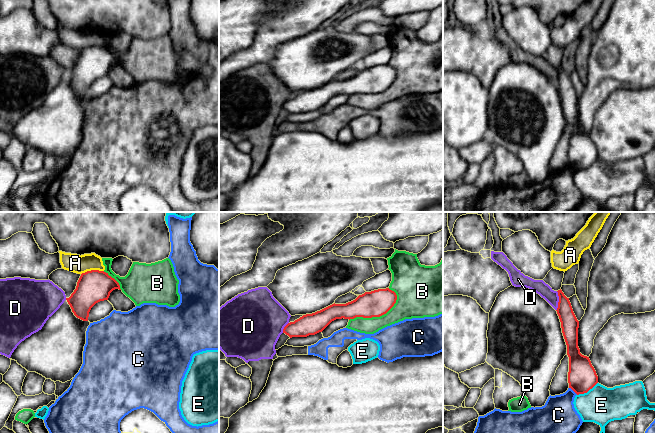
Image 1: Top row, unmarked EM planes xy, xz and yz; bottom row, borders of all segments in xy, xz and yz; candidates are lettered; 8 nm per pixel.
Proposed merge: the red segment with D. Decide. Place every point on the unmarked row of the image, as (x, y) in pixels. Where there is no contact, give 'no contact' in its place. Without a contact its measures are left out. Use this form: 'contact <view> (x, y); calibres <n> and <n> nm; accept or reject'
contact yz (559, 77); calibres 140 and 110 nm; reject

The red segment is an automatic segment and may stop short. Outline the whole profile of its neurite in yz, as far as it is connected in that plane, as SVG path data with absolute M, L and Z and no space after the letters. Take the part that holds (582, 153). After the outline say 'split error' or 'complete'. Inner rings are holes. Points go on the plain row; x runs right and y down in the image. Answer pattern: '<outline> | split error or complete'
M558 66L559 78L557 90L561 98L562 109L567 121L567 131L569 133L568 159L577 171L587 169L598 159L598 152L591 140L589 133L580 129L578 123L577 96L569 74L562 66Z | complete

